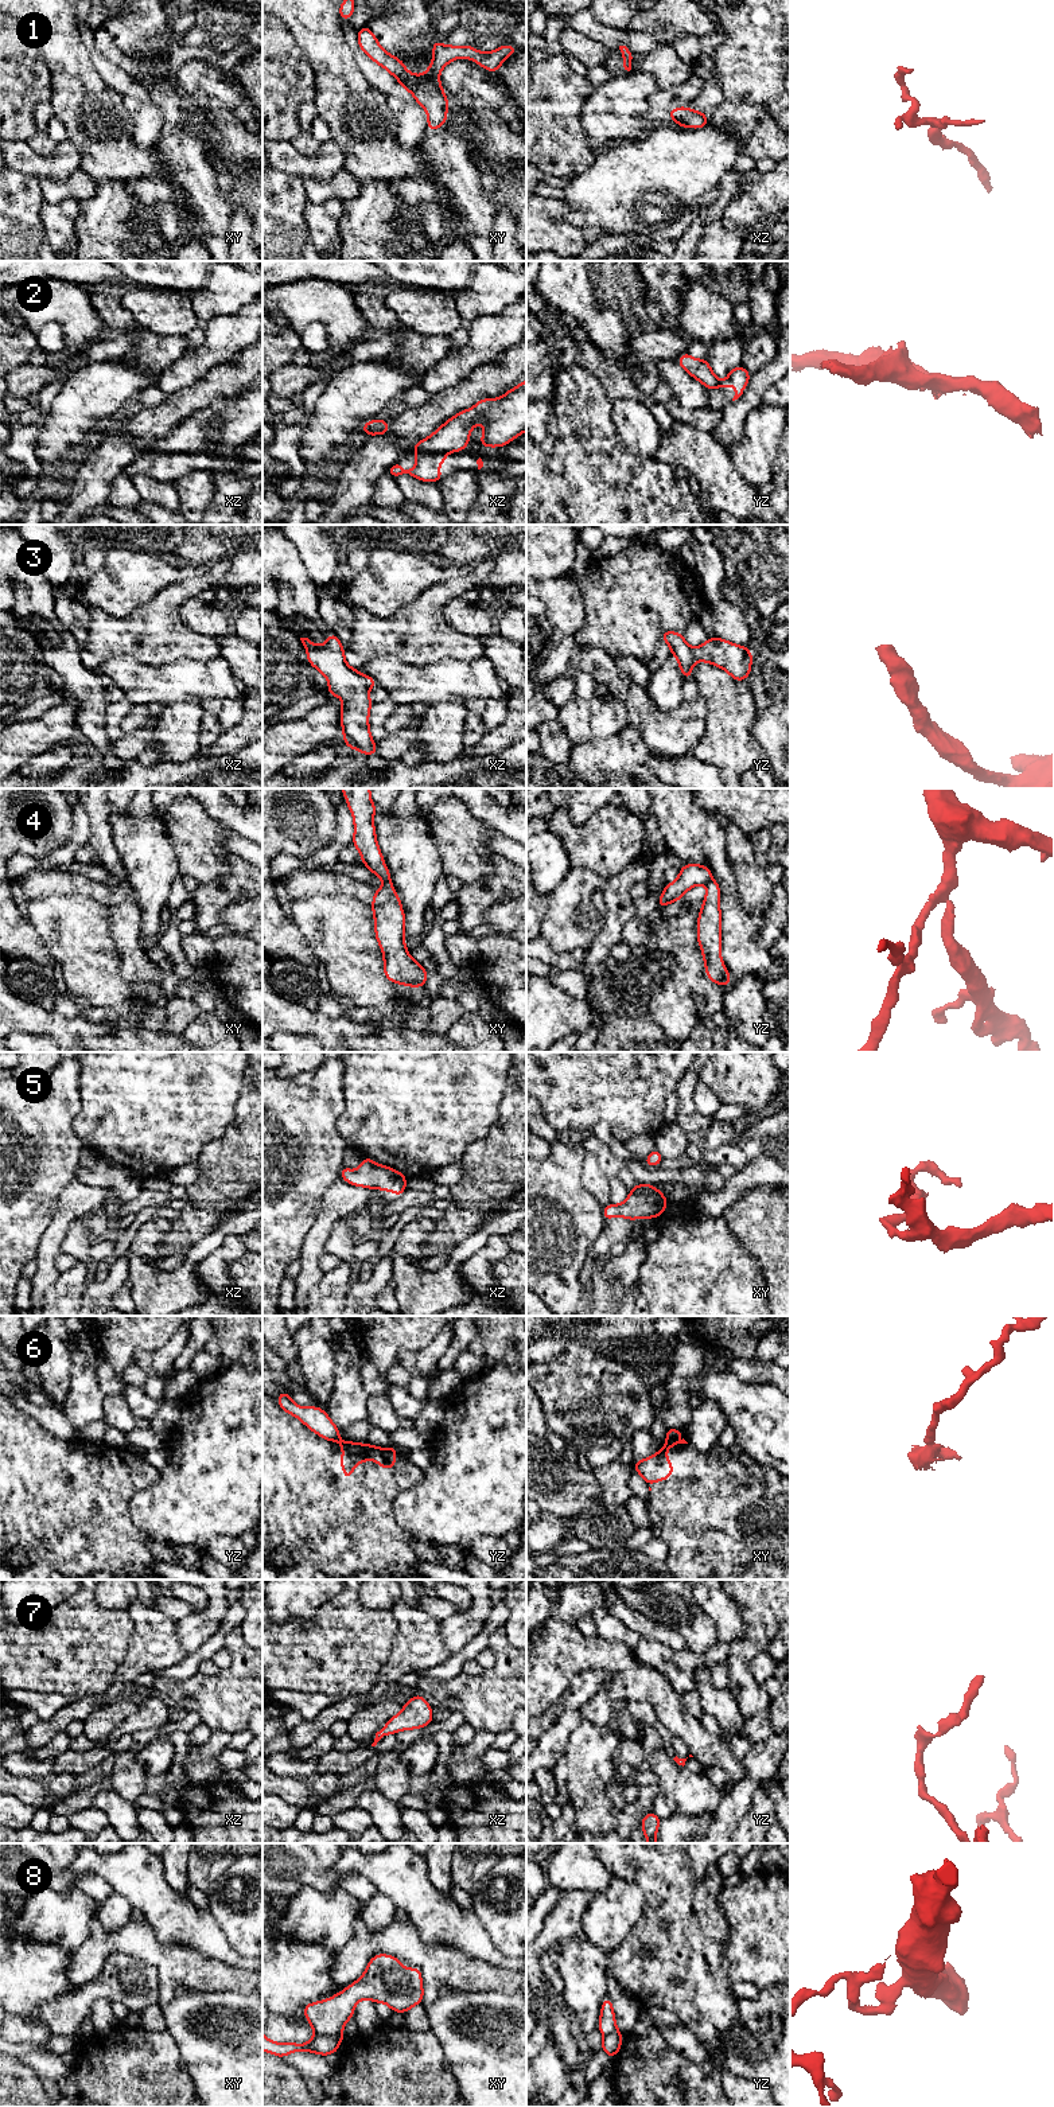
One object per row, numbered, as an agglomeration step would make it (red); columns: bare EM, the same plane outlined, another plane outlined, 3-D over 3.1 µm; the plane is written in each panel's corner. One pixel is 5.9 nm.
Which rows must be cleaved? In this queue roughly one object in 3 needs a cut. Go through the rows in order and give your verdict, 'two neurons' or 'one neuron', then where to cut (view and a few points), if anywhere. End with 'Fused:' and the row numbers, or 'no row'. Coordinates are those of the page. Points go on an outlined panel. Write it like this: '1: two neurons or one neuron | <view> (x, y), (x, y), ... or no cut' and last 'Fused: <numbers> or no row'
1: one neuron | no cut
2: two neurons | xz (416, 451), (447, 452)
3: one neuron | no cut
4: two neurons | xy (384, 880), (389, 883)
5: one neuron | no cut
6: two neurons | xy (679, 1438), (666, 1443)
7: one neuron | no cut
8: two neurons | xy (341, 2032), (315, 2035)
Fused: 2, 4, 6, 8

